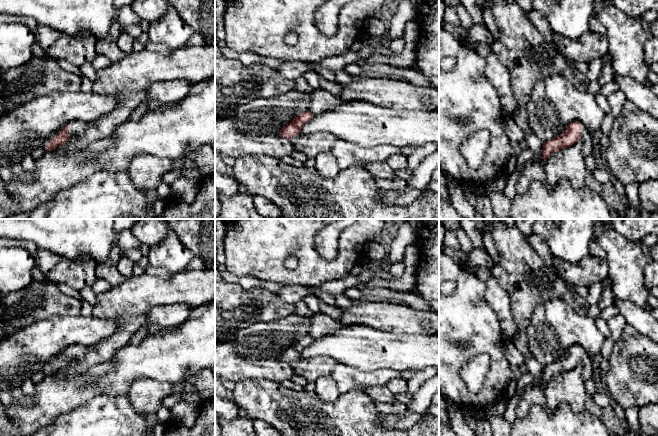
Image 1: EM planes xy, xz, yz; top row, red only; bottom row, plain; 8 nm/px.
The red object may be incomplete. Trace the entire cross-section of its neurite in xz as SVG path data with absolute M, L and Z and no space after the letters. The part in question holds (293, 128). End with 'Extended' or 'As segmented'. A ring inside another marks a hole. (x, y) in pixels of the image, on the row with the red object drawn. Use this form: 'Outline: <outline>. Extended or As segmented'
Outline: M309 110L297 115L281 129L280 136L288 139L296 151L305 154L308 159L315 160L320 153L331 152L337 138L323 131L314 134L301 134L302 127L313 116Z. Extended

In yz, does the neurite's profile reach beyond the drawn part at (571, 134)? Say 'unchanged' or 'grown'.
grown

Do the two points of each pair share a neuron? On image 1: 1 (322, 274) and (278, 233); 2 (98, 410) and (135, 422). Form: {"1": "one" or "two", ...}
{"1": "one", "2": "one"}

